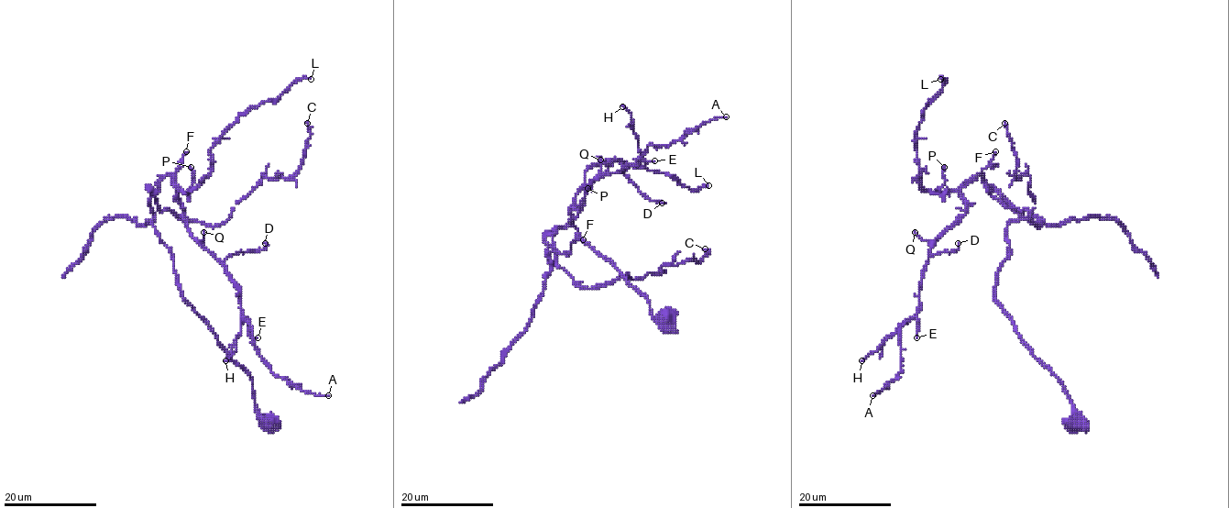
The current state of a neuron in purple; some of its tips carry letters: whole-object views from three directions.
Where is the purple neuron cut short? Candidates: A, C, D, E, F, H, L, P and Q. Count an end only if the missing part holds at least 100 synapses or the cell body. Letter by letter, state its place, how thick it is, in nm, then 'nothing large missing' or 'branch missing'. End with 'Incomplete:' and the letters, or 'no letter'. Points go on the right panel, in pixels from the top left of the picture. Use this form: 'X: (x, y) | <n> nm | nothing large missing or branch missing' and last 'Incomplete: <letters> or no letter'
A: (872, 395) | 180 nm | nothing large missing
C: (1004, 123) | 100 nm | nothing large missing
D: (958, 243) | 190 nm | nothing large missing
E: (916, 337) | 140 nm | nothing large missing
F: (995, 151) | 220 nm | nothing large missing
H: (861, 360) | 120 nm | nothing large missing
L: (940, 79) | 170 nm | nothing large missing
P: (944, 167) | 120 nm | nothing large missing
Q: (915, 232) | 160 nm | nothing large missing
Incomplete: no letter

